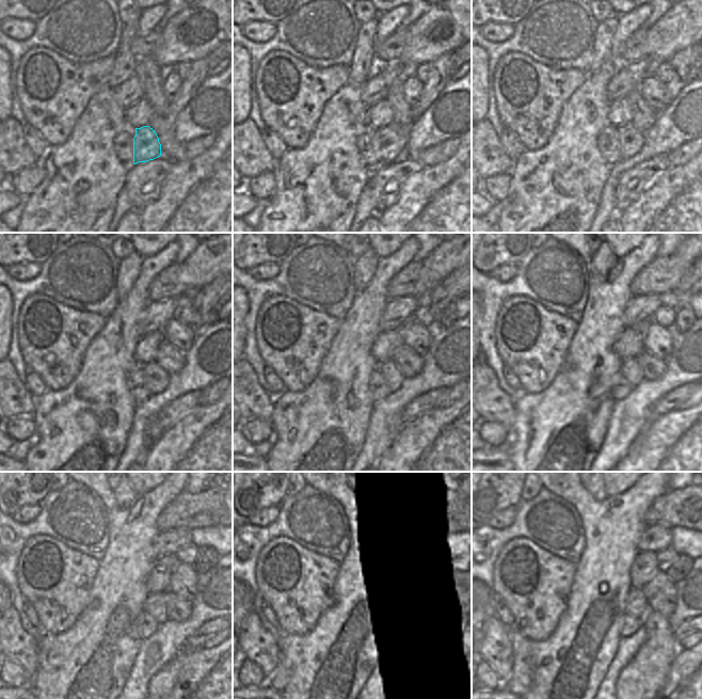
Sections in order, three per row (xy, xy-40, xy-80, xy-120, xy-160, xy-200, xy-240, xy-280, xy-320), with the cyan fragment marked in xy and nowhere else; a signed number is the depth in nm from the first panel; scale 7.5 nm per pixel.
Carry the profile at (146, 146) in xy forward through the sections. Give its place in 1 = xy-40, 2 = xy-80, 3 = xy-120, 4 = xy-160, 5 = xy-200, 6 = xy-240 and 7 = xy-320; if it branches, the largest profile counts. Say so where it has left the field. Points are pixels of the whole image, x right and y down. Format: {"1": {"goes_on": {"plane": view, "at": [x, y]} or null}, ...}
{"1": {"goes_on": {"plane": "xy-40", "at": [391, 140]}}, "2": {"goes_on": {"plane": "xy-80", "at": [632, 140]}}, "3": {"goes_on": {"plane": "xy-120", "at": [157, 379]}}, "4": {"goes_on": {"plane": "xy-160", "at": [394, 377]}}, "5": {"goes_on": {"plane": "xy-200", "at": [631, 369]}}, "6": {"goes_on": {"plane": "xy-240", "at": [154, 605]}}, "7": {"goes_on": {"plane": "xy-320", "at": [637, 605]}}}

